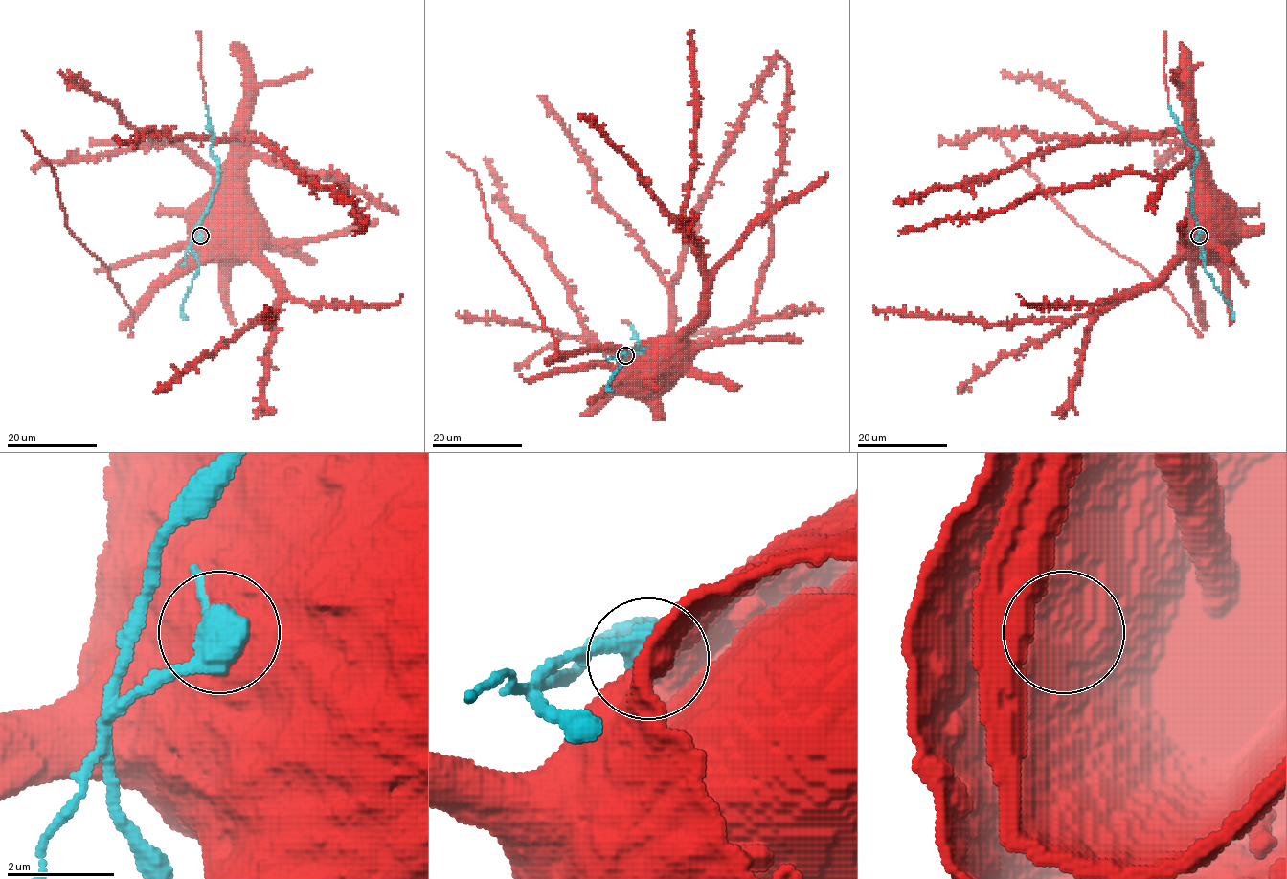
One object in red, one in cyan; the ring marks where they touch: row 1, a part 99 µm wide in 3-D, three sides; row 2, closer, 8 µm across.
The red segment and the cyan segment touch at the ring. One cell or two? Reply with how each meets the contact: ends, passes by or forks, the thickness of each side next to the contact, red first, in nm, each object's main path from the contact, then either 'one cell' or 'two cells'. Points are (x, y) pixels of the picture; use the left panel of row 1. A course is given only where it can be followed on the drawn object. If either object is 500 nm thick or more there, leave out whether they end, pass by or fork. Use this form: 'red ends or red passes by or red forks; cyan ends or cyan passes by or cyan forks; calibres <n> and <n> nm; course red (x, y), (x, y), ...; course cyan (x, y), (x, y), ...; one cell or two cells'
calibres 850 and 550 nm; course red (200, 236), (226, 223), (249, 223), (256, 230); course cyan (200, 236), (192, 237), (195, 224), (217, 184), (217, 160), (212, 154), (212, 128), (206, 106); one cell

